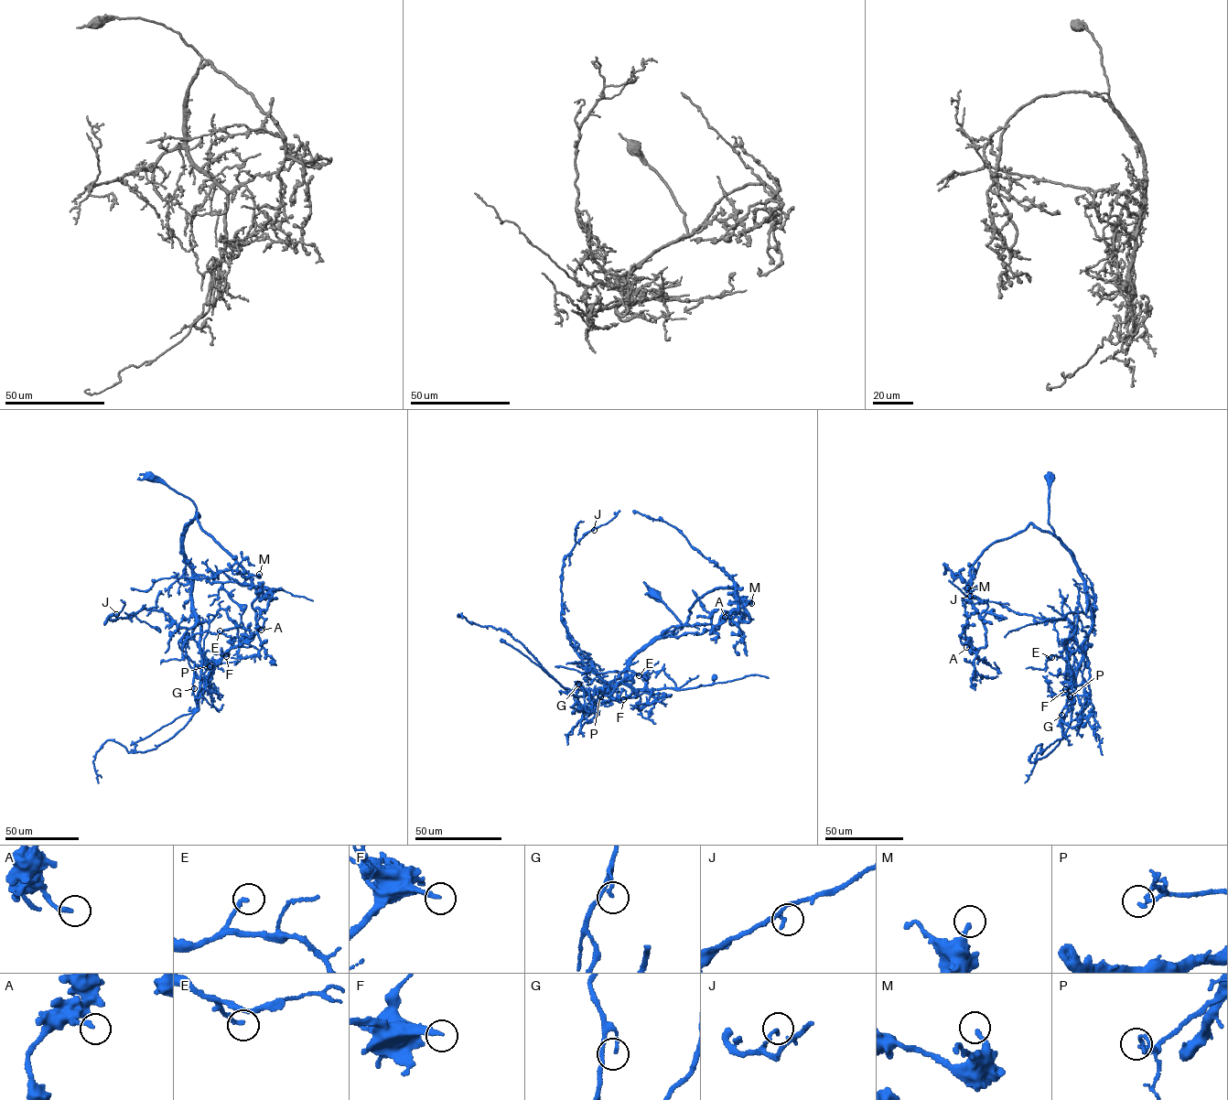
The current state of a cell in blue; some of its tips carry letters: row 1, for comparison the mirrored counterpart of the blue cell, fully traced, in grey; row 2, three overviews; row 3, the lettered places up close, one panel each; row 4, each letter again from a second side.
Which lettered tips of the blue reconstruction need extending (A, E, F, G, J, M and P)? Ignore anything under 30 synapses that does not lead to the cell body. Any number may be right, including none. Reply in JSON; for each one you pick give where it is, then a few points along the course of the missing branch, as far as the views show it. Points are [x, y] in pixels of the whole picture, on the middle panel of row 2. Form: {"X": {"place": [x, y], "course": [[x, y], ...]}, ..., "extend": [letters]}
{"F": {"place": [623, 699], "course": [[623, 699], [630, 701], [630, 706], [621, 710]]}, "extend": ["F"]}

